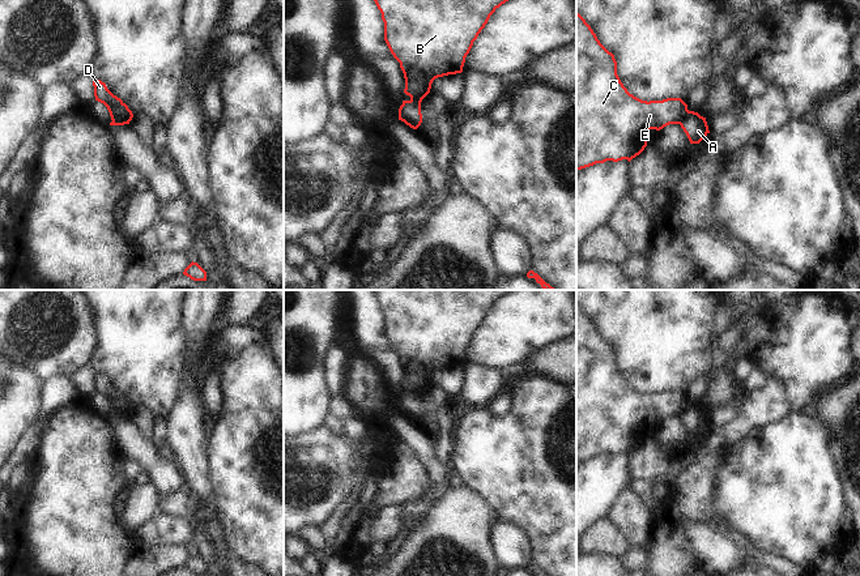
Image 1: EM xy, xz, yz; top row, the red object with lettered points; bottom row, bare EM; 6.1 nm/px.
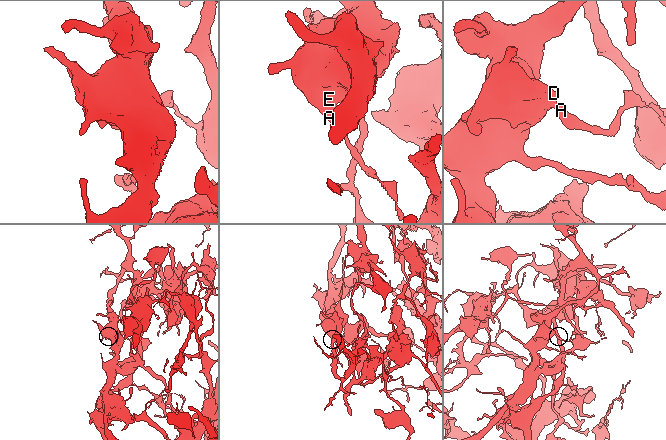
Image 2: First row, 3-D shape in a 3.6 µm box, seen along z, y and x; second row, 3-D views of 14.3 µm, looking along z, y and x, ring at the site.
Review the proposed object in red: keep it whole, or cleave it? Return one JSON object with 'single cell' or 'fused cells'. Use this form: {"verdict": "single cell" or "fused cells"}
{"verdict": "fused cells"}

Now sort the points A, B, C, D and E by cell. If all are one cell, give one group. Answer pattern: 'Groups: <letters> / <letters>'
Groups: A / B C D E

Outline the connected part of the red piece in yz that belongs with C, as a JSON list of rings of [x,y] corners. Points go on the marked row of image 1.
[[[576,13],[576,170],[606,161],[630,162],[647,146],[650,129],[680,124],[687,111],[681,98],[647,102],[630,94],[617,74],[614,55]]]

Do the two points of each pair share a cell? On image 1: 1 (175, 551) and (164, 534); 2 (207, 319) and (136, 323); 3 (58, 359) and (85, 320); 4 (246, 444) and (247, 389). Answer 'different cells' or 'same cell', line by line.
1: different cells
2: different cells
3: same cell
4: same cell

